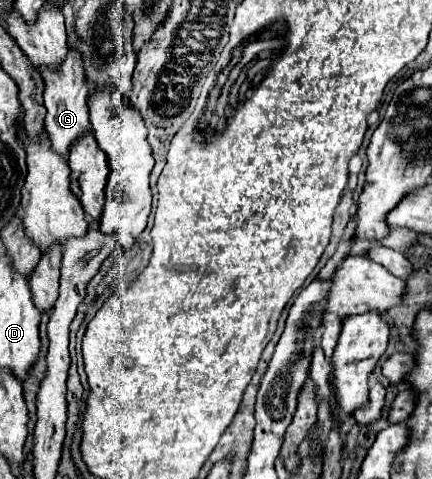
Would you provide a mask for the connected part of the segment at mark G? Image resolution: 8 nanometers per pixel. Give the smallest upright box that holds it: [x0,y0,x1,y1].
[41,50,91,160]

